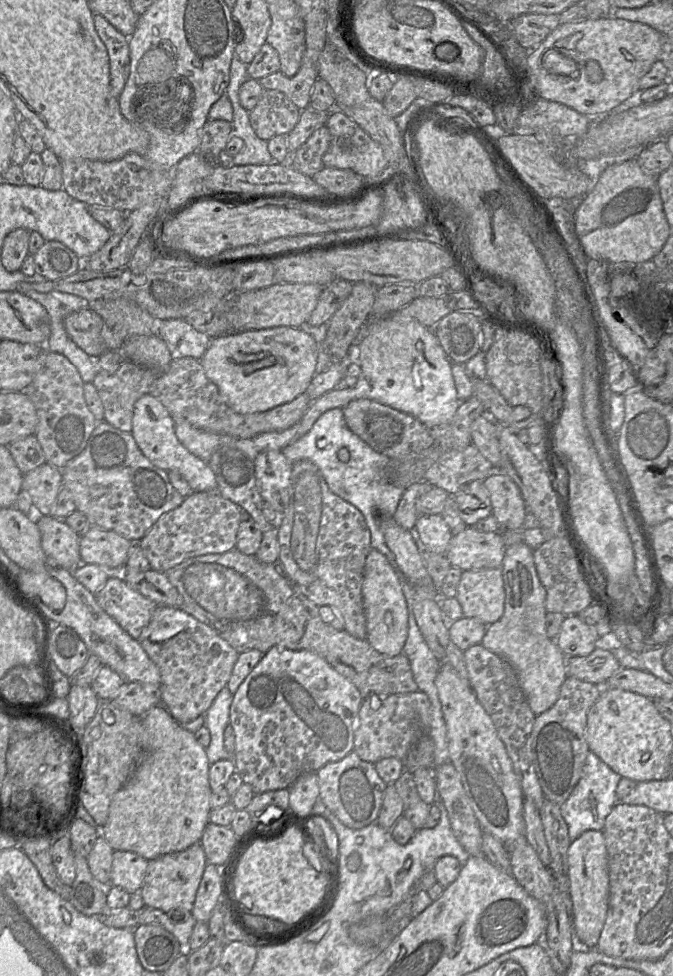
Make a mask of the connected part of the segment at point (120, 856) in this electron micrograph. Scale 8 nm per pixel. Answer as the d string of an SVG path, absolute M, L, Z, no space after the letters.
M114 850L110 884L129 894L139 892L146 875L148 862L134 852Z

